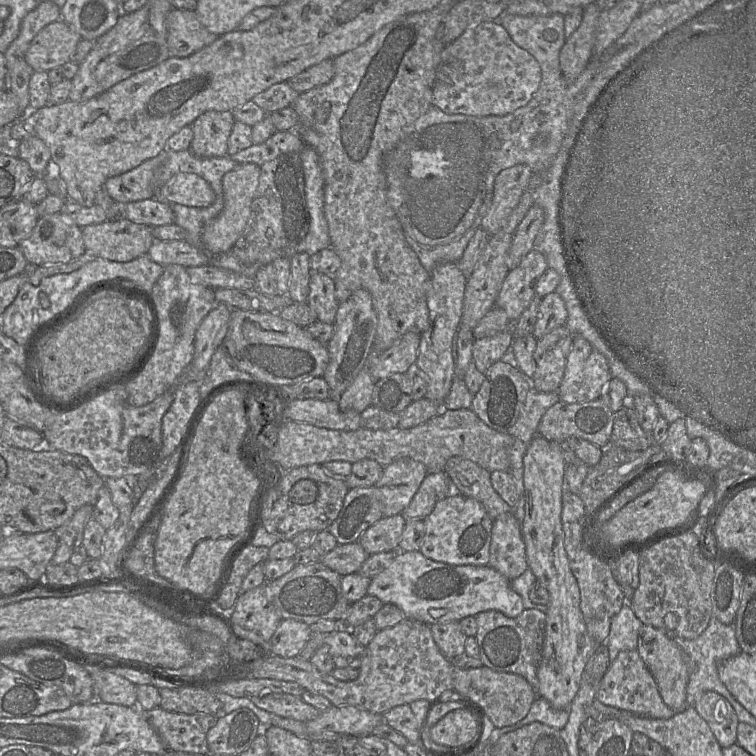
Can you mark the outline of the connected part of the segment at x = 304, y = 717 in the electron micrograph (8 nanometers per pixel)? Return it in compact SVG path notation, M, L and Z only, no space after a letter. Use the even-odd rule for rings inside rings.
M287 693L257 695L250 697L250 700L256 707L269 713L304 723L316 719L321 713L301 697Z

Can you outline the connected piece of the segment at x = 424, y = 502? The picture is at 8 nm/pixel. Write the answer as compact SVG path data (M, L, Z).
M444 470L429 472L401 514L406 520L424 519L432 512L437 502L451 492L451 480Z

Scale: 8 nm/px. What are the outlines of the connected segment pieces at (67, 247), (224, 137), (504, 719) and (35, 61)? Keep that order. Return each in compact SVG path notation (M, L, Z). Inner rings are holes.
M60 213L40 216L31 235L22 240L18 248L25 256L30 267L68 263L86 251L82 237L82 228L73 221L65 219Z
M206 111L191 124L193 140L190 150L198 157L222 157L228 154L228 140L231 134L234 117L232 111Z
M486 666L470 669L454 667L453 689L477 705L495 728L510 726L521 721L537 698L532 686L521 675L492 670Z
M63 19L42 28L31 41L25 54L34 71L50 71L69 62L82 37Z

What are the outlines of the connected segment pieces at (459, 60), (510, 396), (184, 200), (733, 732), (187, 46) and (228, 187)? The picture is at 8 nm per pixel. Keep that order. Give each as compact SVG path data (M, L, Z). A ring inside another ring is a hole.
M499 21L472 24L441 55L433 84L433 105L447 114L503 116L529 103L541 81L539 62L519 47Z
M503 358L493 363L485 372L485 379L473 395L471 409L490 428L508 433L521 415L531 382L513 361Z
M179 173L159 190L159 196L167 203L205 208L216 198L209 183L194 173Z
M706 691L696 696L693 708L706 721L722 748L736 743L738 717L722 695Z
M172 9L167 14L166 26L170 57L188 57L219 37L202 25L195 10Z
M254 163L240 164L227 172L222 179L224 207L220 214L208 222L202 231L202 247L210 255L228 252L232 249L251 216L251 206L259 184L260 166Z

